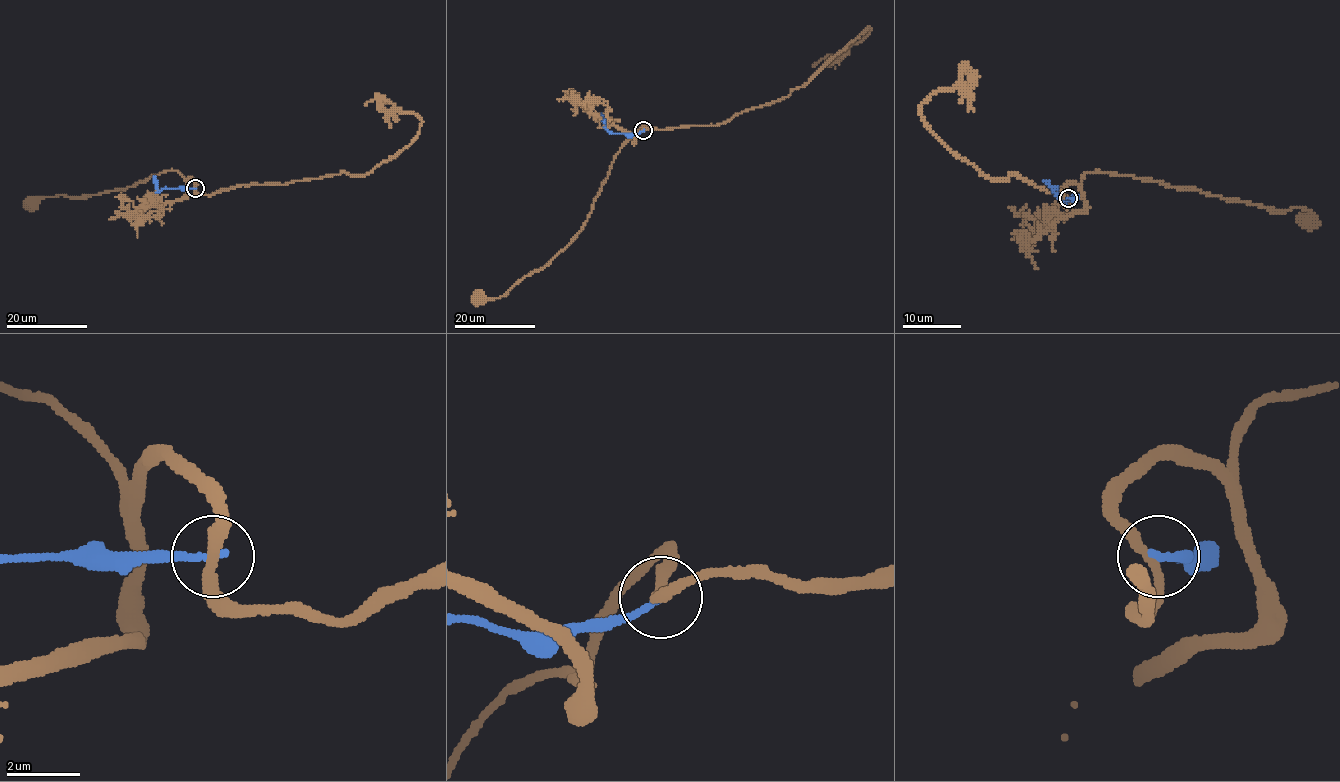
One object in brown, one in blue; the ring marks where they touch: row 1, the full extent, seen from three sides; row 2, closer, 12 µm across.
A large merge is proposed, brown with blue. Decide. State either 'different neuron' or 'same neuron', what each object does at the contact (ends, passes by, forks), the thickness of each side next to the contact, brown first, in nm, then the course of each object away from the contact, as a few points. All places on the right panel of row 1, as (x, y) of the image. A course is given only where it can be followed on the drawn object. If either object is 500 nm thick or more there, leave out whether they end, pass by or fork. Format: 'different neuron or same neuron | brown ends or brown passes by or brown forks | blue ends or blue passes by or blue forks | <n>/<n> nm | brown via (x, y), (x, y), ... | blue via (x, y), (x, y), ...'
different neuron | brown passes by | blue ends | 280/220 nm | brown via (1067, 198), (1064, 186), (1095, 171), (1277, 211), (1300, 206), (1309, 211), (1309, 219) | blue via (1069, 198), (1075, 198), (1063, 200), (1044, 180)

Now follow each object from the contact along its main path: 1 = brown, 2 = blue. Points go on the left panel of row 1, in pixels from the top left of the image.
1: (195, 188), (193, 180), (172, 170), (122, 189), (76, 197), (58, 194), (40, 197), (33, 203)
2: (195, 188), (163, 188), (159, 191), (154, 176)

